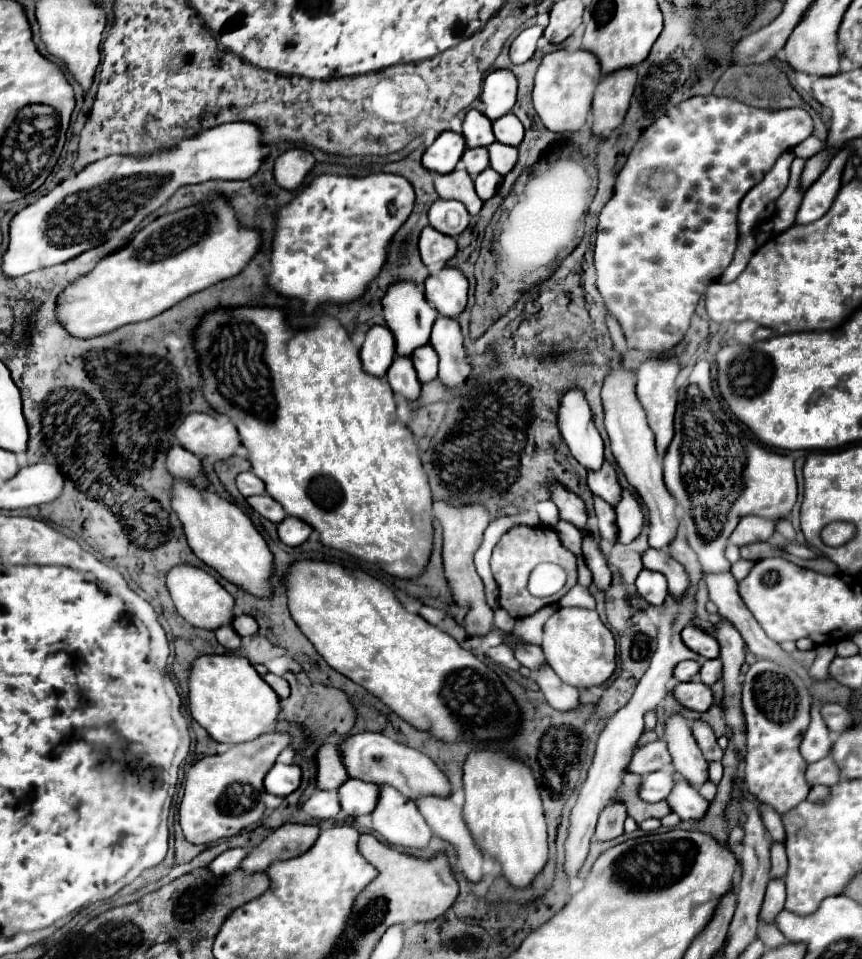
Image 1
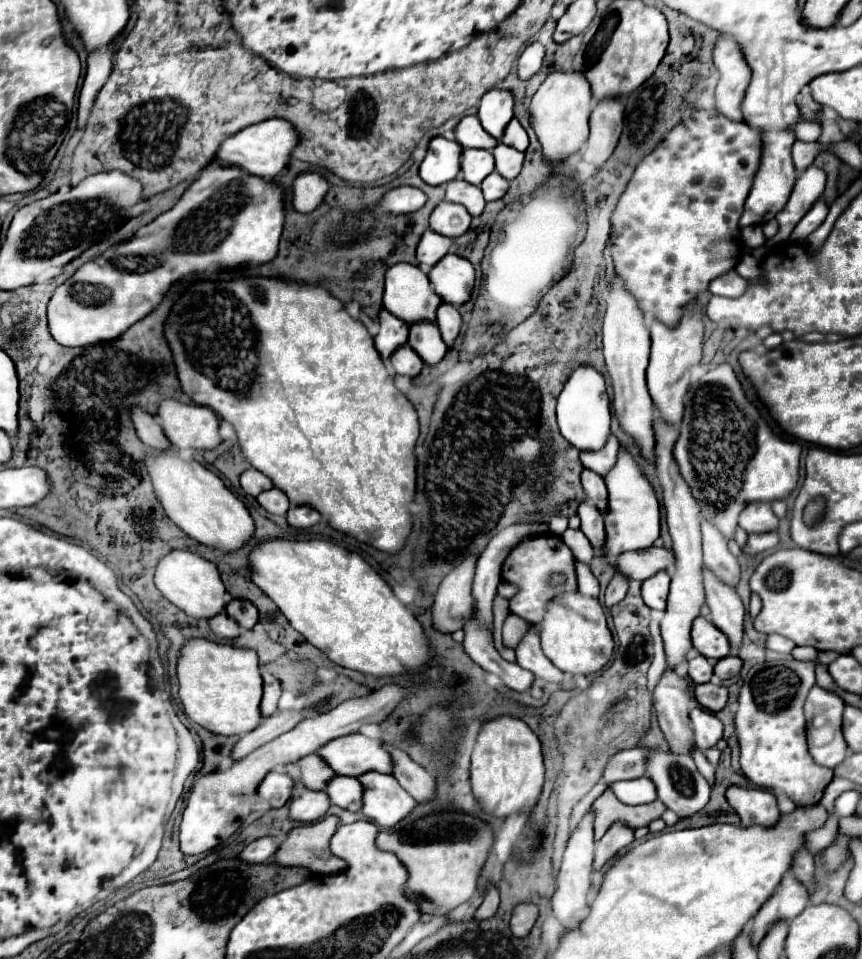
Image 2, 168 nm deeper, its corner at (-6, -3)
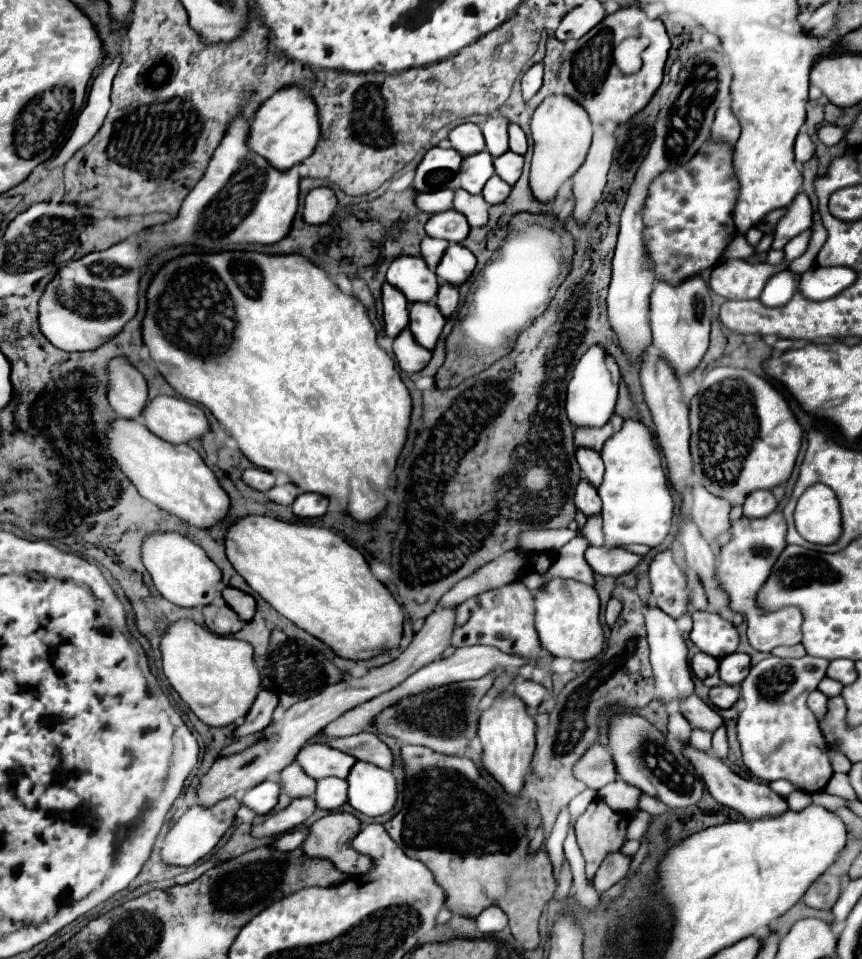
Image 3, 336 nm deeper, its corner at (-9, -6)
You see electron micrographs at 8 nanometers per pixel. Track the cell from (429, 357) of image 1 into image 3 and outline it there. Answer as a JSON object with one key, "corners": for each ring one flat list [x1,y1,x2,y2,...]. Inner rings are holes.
{"corners":[[412,305,410,307,410,325,408,329,416,337,418,345,434,351,438,337,444,329,446,319,440,317,440,309,436,305]]}

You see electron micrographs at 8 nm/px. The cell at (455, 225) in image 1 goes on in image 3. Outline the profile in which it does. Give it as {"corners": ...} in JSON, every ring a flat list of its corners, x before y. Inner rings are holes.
{"corners":[[448,209,432,215,425,225,425,231,430,237,436,237,436,239,462,243,470,231,470,225,462,213,458,213,456,209]]}

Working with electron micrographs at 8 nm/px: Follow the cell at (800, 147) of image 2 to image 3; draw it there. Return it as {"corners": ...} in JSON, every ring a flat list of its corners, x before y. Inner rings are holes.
{"corners":[[802,131,802,133,796,137,794,151,796,151,796,161,798,161,798,163,808,163,808,161,816,155,816,145,812,143,812,139,808,137,806,131]]}

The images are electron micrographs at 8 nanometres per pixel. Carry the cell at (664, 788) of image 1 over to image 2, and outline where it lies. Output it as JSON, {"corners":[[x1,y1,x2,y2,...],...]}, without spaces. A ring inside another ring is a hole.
{"corners":[[635,778,635,780,621,780,611,784,613,794,625,804,649,804,657,798,655,786,649,778]]}

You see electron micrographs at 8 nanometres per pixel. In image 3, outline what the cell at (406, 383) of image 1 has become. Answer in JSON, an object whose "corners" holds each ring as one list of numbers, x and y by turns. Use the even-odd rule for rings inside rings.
{"corners":[[404,329,396,339,394,339,394,355,398,359,398,365,404,373,418,373,422,371,432,353,420,345,416,345,416,339,408,329]]}

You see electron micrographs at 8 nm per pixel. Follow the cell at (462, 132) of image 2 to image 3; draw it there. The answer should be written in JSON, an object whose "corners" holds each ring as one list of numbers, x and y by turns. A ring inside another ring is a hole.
{"corners":[[462,123,462,125,454,127,450,131,450,141,452,141,452,147,464,157,472,155,472,153,480,153,486,147,484,135,482,135,480,127,474,123]]}

